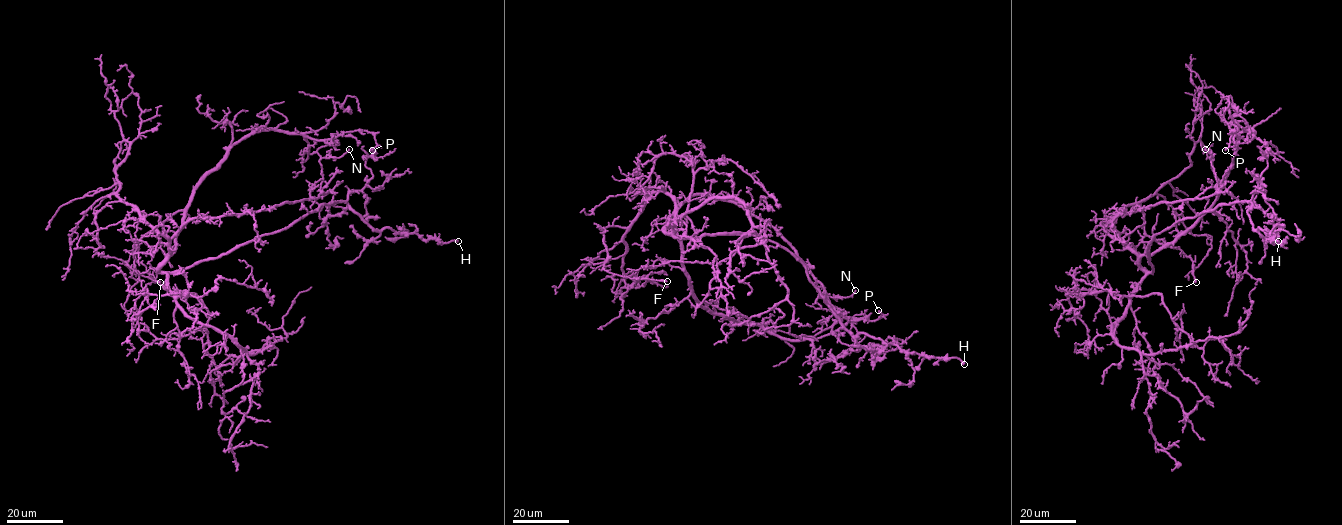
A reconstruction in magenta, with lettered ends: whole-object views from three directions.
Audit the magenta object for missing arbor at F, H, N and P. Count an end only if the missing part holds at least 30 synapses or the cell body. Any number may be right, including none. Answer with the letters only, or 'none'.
H

